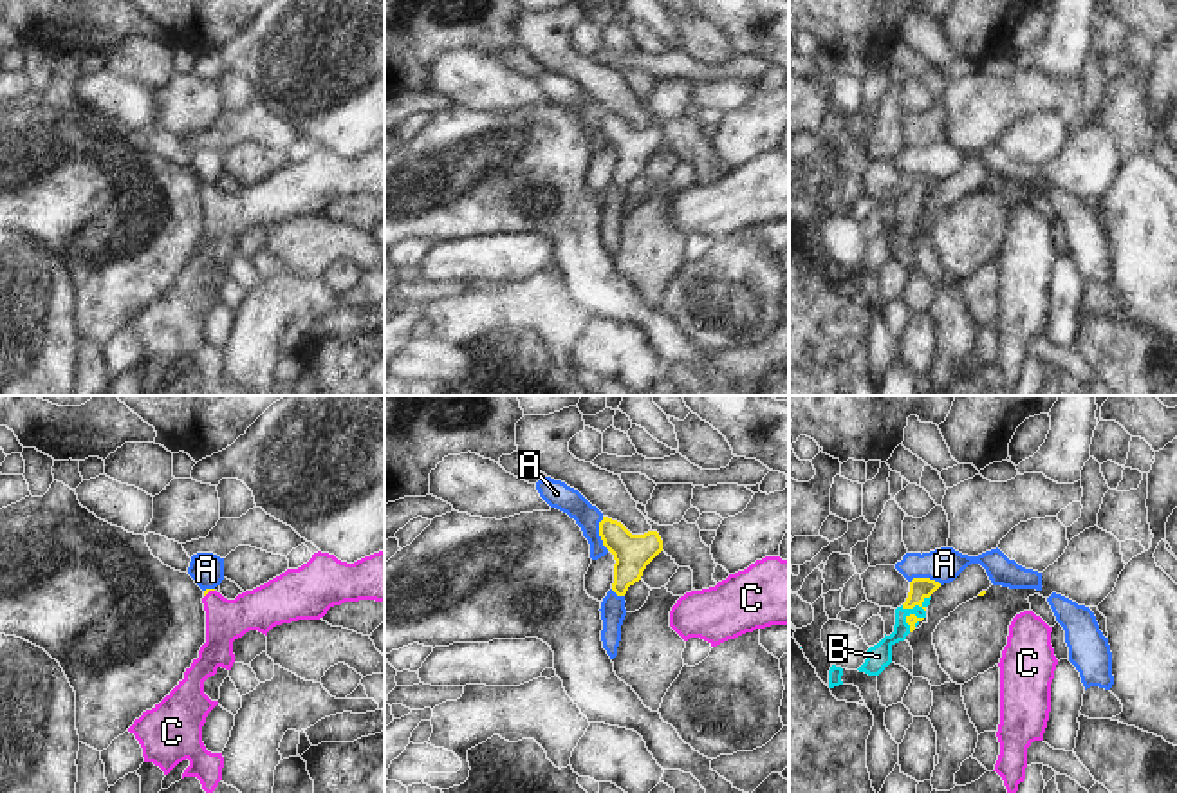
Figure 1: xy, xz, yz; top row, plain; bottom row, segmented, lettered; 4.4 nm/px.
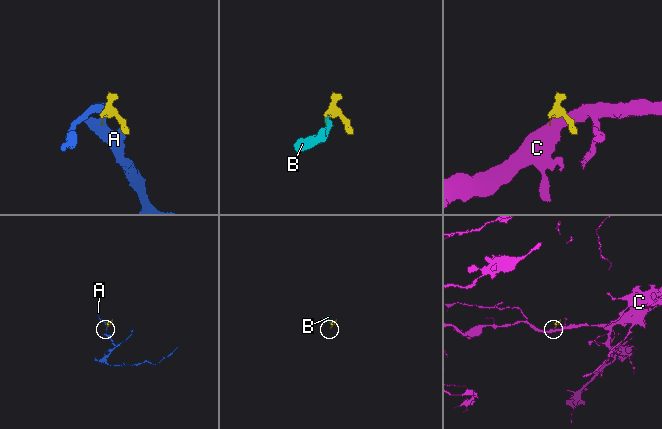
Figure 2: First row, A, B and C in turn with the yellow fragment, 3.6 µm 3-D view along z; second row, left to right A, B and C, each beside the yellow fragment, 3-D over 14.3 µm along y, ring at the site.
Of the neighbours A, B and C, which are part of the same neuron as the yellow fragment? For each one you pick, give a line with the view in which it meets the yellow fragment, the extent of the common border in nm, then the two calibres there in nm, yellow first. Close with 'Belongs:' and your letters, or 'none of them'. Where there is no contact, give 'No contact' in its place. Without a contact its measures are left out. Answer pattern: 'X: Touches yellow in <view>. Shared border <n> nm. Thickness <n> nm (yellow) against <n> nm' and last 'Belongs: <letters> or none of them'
B: Touches yellow in yz. Shared border 150 nm. Thickness 100 nm (yellow) against 80 nm
C: Touches yellow in xy. Shared border 60 nm. Thickness 20 nm (yellow) against 190 nm
Belongs: B, C

